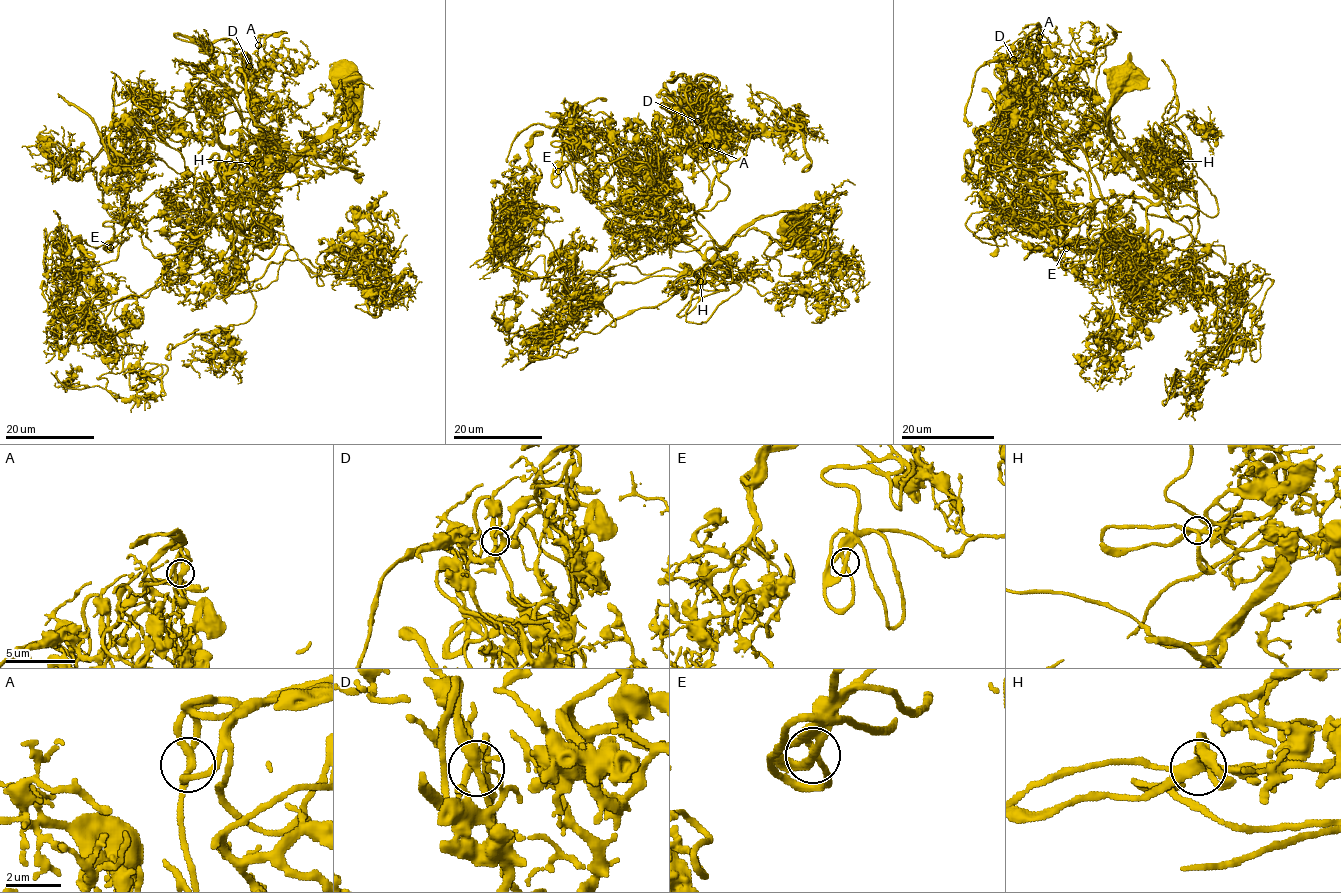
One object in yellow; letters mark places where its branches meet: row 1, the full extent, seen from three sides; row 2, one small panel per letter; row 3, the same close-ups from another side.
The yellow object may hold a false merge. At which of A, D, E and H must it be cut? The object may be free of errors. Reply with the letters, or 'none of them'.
none of them

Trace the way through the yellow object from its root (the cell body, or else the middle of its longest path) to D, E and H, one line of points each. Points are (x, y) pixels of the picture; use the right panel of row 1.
D: (1118, 76), (1112, 138), (1157, 203), (1133, 192), (1105, 200), (1086, 155), (1040, 128), (1039, 70), (1013, 59)
E: (1118, 76), (1112, 138), (1160, 200), (1097, 198), (1077, 235), (1052, 250), (1057, 259), (1056, 228), (1065, 248)
H: (1118, 76), (1108, 116), (1115, 145), (1170, 205), (1213, 217), (1217, 198), (1176, 136), (1181, 161)

